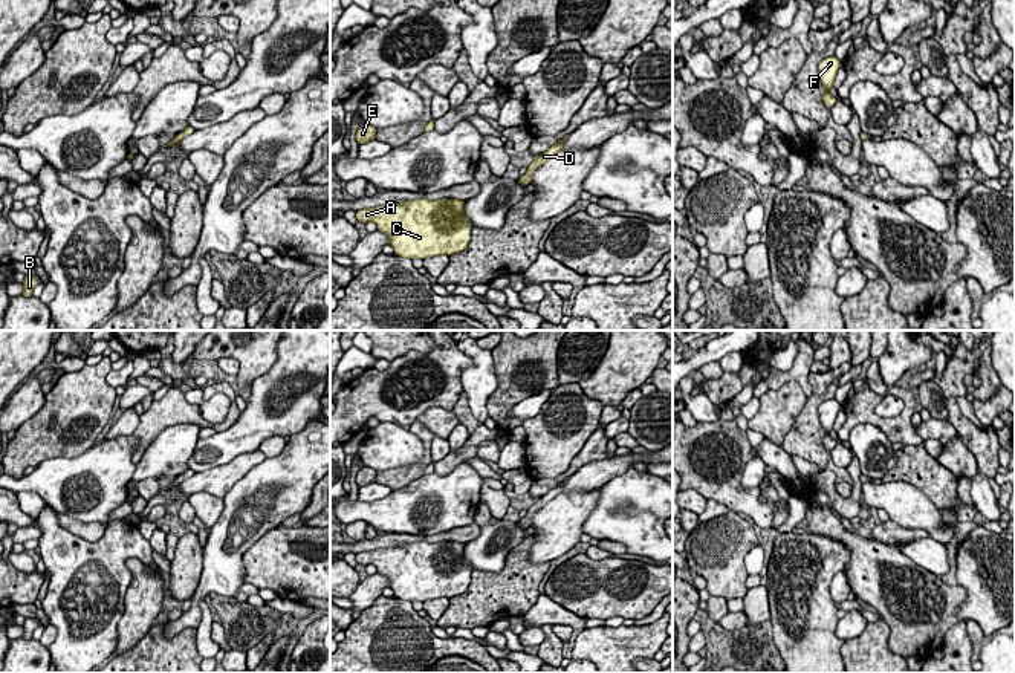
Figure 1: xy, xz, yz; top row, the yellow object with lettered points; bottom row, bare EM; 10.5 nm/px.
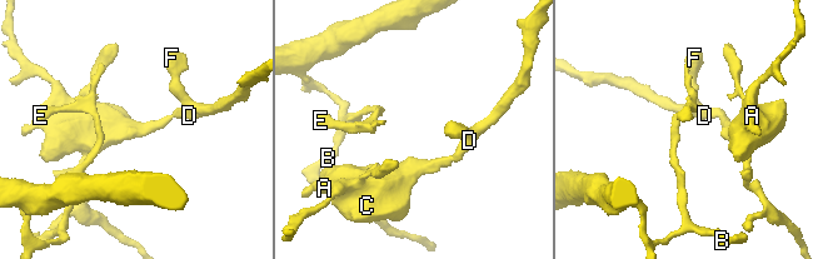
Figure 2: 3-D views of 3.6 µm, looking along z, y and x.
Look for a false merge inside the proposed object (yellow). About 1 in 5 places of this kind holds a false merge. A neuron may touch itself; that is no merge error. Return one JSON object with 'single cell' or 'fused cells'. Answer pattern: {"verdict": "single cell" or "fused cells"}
{"verdict": "single cell"}

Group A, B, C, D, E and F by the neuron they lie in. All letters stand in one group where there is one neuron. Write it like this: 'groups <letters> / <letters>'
groups A B C D E F

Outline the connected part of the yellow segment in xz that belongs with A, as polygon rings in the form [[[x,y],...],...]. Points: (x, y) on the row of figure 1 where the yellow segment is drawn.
[[[416,199],[356,211],[356,220],[373,222],[390,236],[394,254],[426,258],[459,254],[469,245],[472,226],[465,217],[465,200]]]

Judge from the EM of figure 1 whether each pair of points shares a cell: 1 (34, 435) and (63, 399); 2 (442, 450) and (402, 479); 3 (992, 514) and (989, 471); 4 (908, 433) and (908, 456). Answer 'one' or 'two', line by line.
1: one
2: two
3: two
4: two

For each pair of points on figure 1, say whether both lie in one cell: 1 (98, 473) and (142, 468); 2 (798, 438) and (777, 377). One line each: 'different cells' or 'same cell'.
1: different cells
2: different cells

